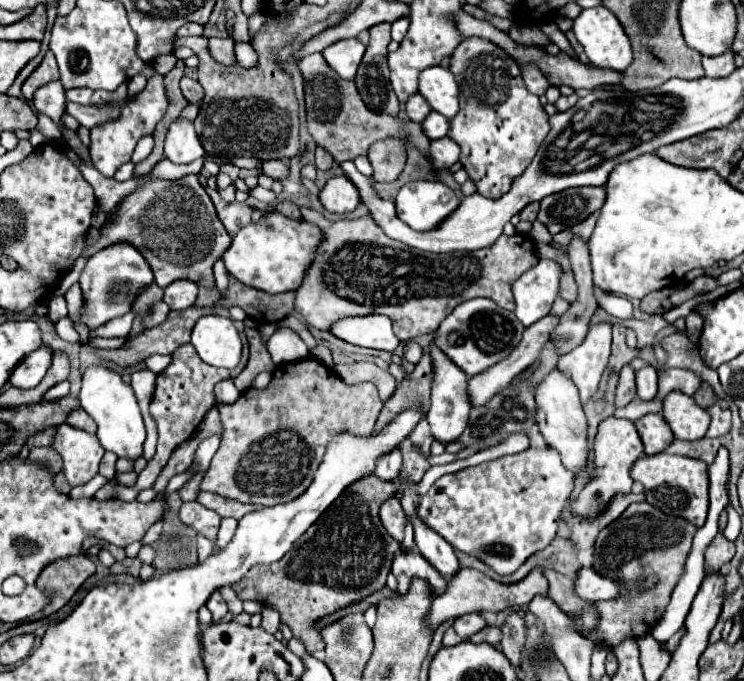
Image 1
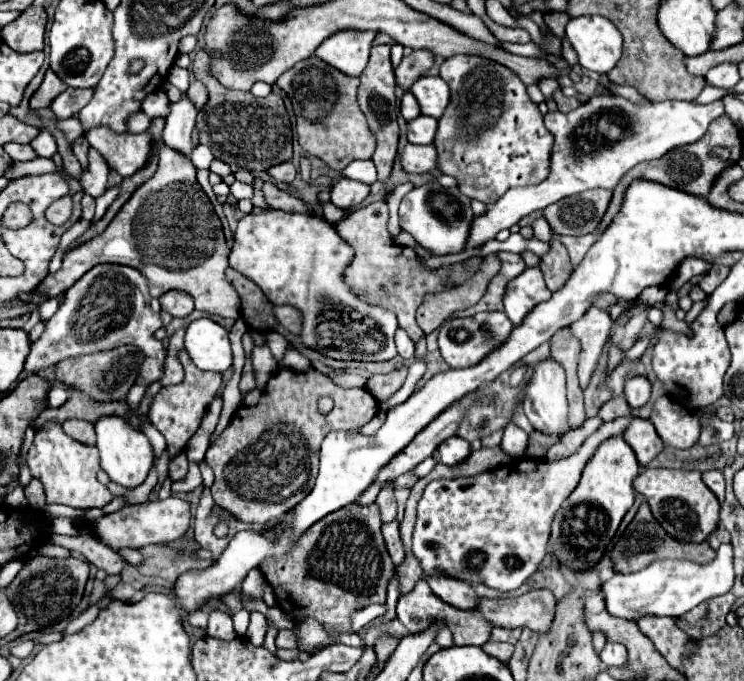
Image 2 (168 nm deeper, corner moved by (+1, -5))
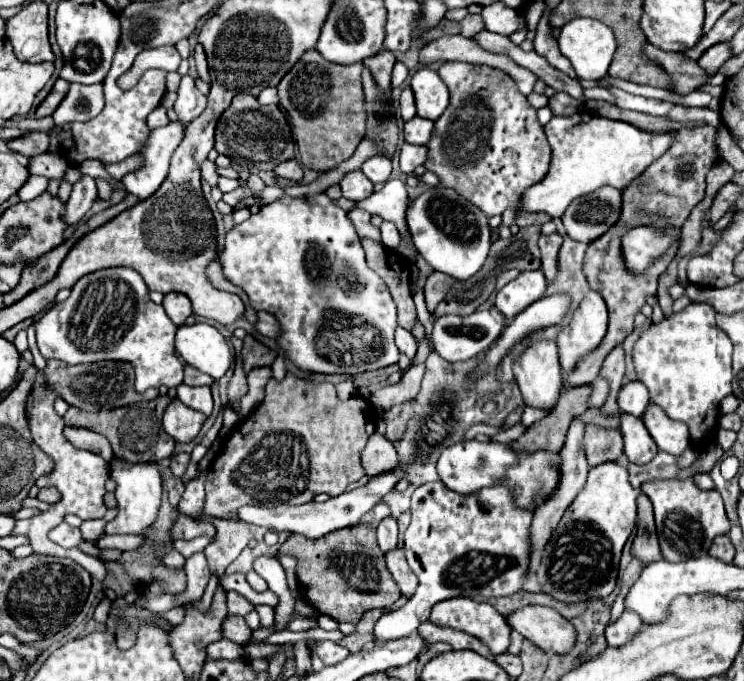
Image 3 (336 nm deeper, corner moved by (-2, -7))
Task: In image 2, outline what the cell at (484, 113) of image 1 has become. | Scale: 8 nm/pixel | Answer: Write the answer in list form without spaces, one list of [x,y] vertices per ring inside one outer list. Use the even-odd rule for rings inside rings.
[[[453,55],[443,61],[439,73],[451,87],[451,101],[439,119],[435,147],[439,151],[439,169],[451,175],[459,183],[459,191],[469,199],[479,199],[485,205],[495,203],[505,191],[521,185],[537,185],[549,175],[549,155],[553,147],[553,135],[543,123],[539,107],[529,99],[525,85],[517,73],[509,71],[501,63],[477,55]]]

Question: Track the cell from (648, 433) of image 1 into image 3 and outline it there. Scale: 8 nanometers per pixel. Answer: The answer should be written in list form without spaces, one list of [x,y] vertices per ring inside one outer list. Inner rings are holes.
[[[620,415],[620,433],[624,437],[624,455],[630,463],[644,465],[652,461],[652,457],[658,453],[658,447],[650,433],[646,431],[640,417],[632,415]]]

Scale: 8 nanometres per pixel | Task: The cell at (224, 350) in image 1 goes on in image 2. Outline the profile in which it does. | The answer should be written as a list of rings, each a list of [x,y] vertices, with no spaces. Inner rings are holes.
[[[209,317],[197,319],[187,327],[185,349],[203,371],[223,373],[233,363],[229,331]]]

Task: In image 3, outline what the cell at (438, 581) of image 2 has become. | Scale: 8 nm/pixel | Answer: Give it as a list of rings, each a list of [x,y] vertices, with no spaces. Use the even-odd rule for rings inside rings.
[[[456,597],[456,599],[448,599],[448,601],[440,601],[438,605],[434,605],[430,619],[434,625],[448,625],[452,629],[460,629],[476,639],[480,639],[484,645],[488,645],[492,657],[506,653],[508,645],[510,645],[510,625],[506,623],[506,619],[488,603],[478,603],[472,601],[468,597]]]

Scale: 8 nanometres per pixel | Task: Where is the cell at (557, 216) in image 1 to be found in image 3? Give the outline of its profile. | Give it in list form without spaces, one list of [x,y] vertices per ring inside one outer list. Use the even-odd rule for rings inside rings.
[[[600,187],[584,197],[578,197],[562,215],[568,237],[582,243],[592,243],[596,237],[602,237],[602,233],[616,225],[620,205],[622,191],[612,187]]]

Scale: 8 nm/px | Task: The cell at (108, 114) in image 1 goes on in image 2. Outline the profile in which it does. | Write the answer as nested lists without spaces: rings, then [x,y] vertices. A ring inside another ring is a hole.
[[[93,127],[93,131],[85,131],[85,139],[91,147],[95,147],[107,163],[121,175],[133,175],[137,169],[141,169],[149,159],[149,147],[153,143],[153,137],[149,131],[145,133],[125,133],[125,135],[113,135],[109,127]]]

